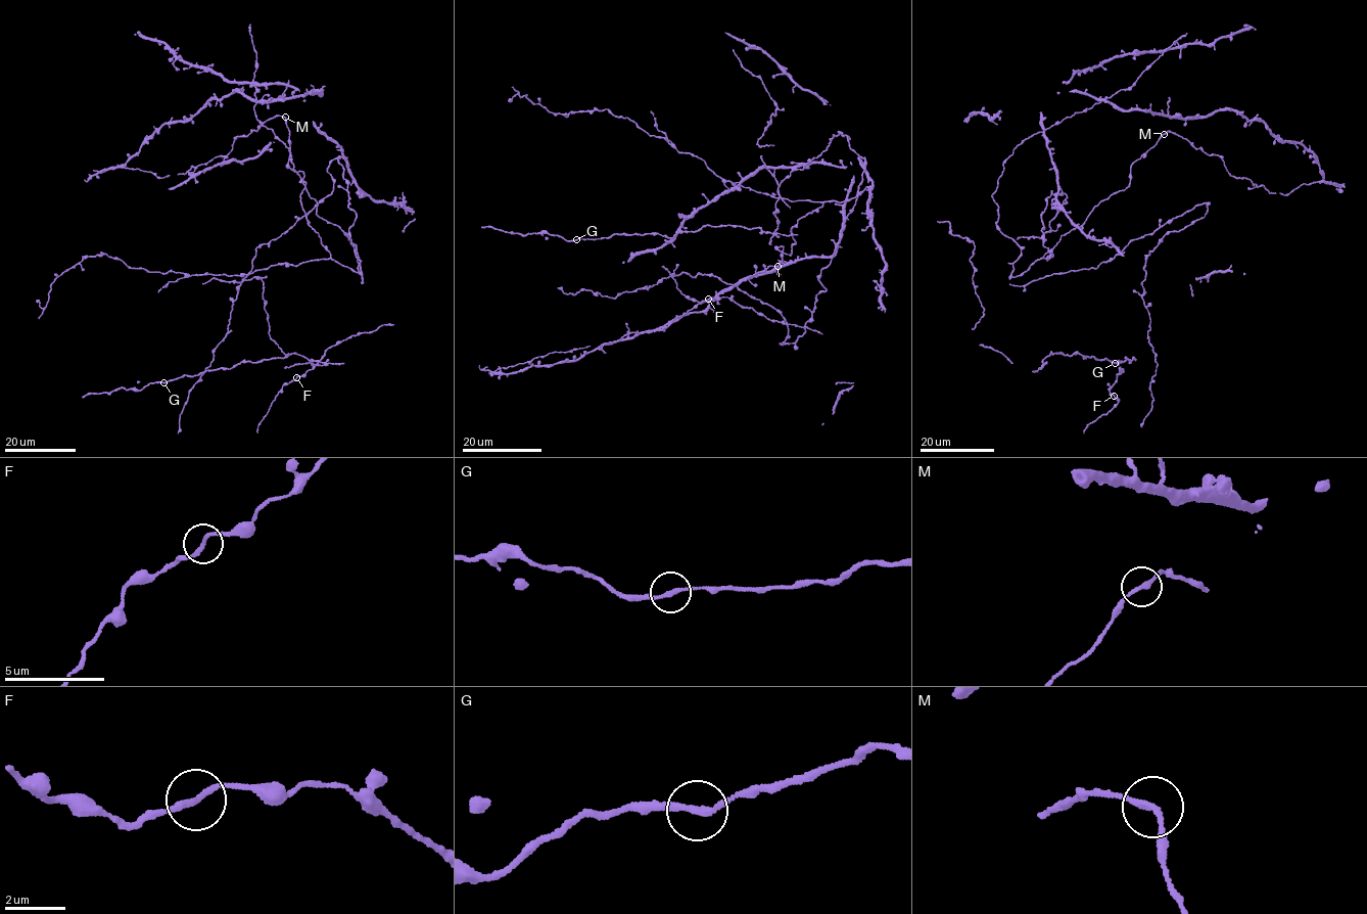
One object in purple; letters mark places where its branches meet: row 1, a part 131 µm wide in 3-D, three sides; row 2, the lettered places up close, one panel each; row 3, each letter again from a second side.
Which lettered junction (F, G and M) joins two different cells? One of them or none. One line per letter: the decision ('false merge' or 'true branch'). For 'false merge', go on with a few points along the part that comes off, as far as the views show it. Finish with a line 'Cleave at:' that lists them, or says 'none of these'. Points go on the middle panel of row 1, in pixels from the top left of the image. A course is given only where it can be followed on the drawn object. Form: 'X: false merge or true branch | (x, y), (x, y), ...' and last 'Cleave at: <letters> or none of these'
F: true branch
G: true branch
M: true branch
Cleave at: none of these

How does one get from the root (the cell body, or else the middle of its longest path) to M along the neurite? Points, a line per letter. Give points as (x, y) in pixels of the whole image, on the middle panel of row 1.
M: (809, 213), (792, 227), (795, 242), (792, 253), (786, 255), (778, 247), (784, 248), (778, 266)

